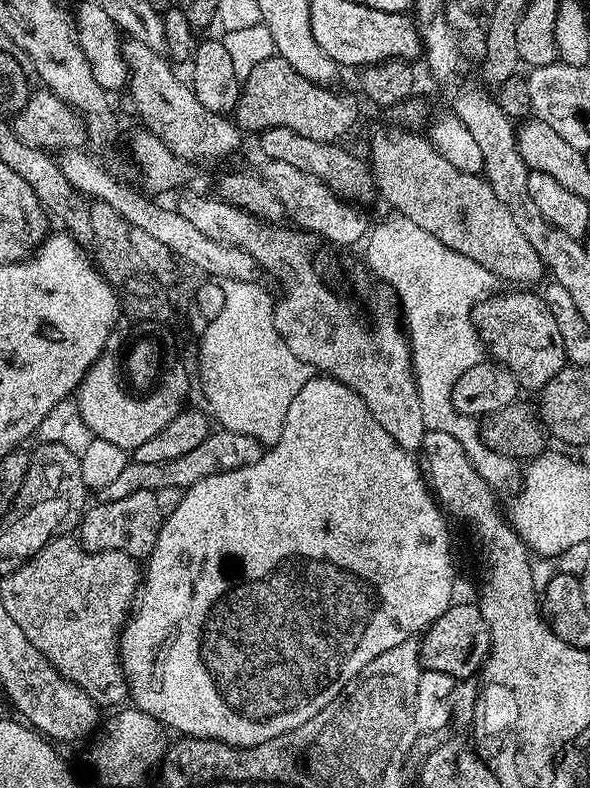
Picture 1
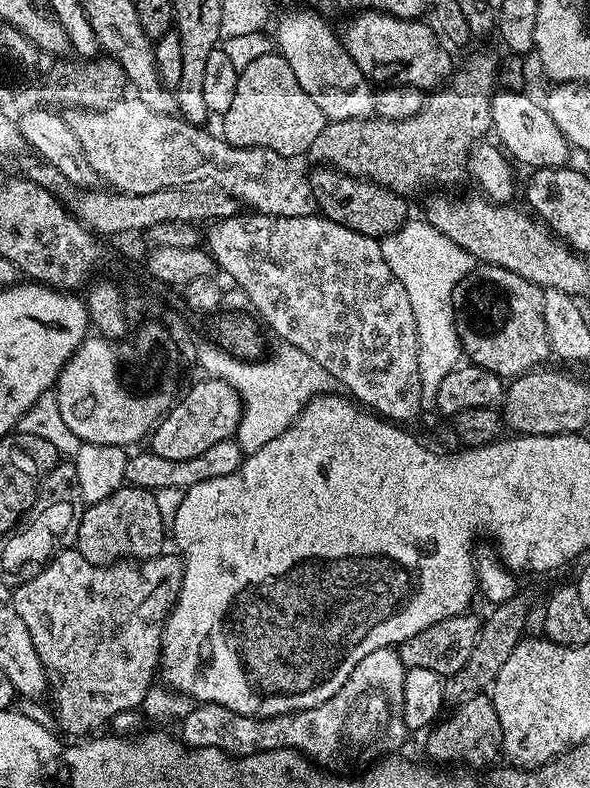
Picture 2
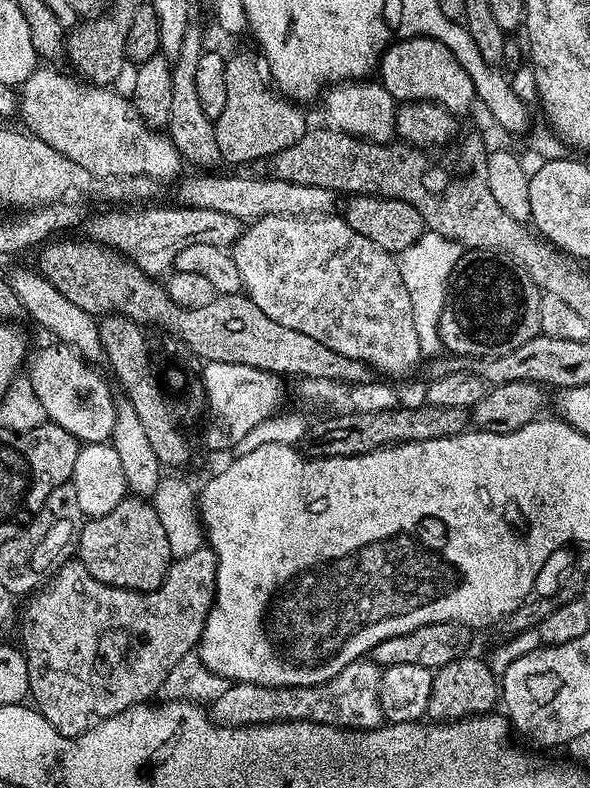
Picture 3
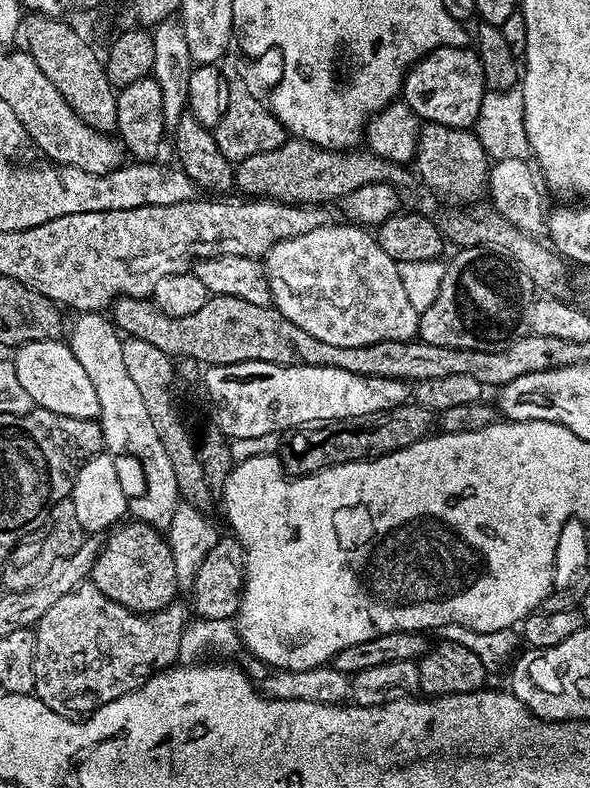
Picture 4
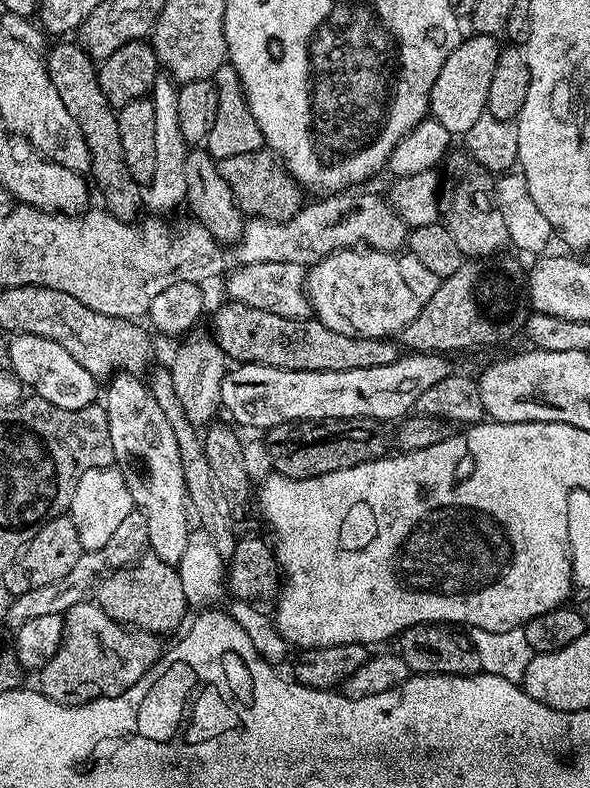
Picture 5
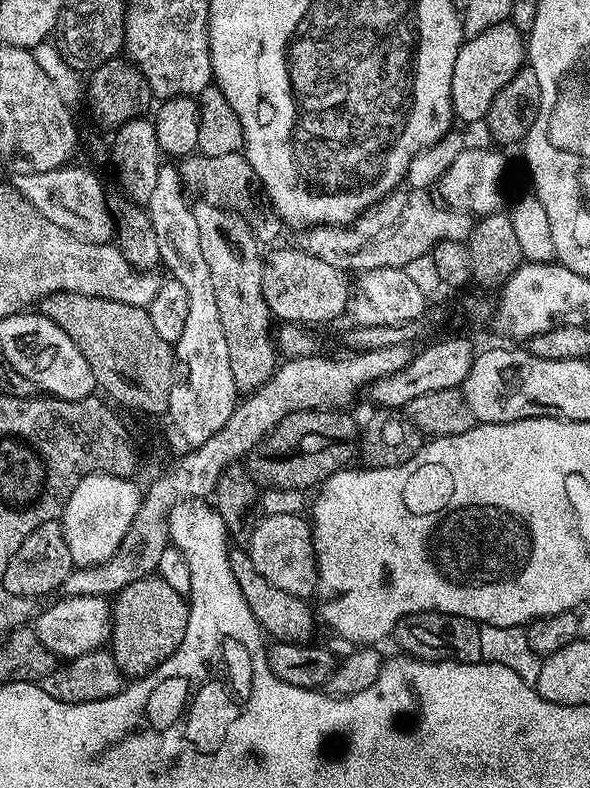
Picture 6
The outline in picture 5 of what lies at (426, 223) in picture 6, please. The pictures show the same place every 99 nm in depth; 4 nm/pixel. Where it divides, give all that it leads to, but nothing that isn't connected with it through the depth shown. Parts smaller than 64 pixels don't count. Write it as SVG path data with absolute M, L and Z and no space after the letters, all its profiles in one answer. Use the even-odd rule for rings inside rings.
M372 192L355 194L333 194L317 199L317 204L305 203L298 214L289 220L257 220L249 219L245 223L240 239L231 245L232 256L237 265L254 262L290 262L301 266L311 266L324 256L338 251L340 248L351 248L364 245L379 252L399 253L406 244L406 225L398 218L383 195L375 196Z

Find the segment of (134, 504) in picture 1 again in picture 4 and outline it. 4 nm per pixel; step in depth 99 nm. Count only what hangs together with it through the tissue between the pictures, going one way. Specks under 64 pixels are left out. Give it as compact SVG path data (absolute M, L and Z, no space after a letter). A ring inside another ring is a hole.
M129 519L127 522L113 527L107 533L106 539L103 541L103 548L92 566L90 582L98 590L102 590L102 594L106 594L106 598L118 602L118 606L126 606L132 612L157 612L170 607L177 599L179 580L178 575L174 572L174 557L165 533L134 519Z

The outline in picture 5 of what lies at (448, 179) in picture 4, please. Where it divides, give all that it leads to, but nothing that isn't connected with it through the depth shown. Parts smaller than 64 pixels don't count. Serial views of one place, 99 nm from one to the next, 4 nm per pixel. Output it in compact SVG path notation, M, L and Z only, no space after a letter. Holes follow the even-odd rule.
M467 151L455 152L446 160L448 176L452 181L449 182L448 189L446 184L438 196L438 212L442 223L450 230L454 242L458 242L458 250L462 250L465 258L487 258L503 253L503 248L507 249L509 243L506 221L489 196L494 188L493 173L488 172Z

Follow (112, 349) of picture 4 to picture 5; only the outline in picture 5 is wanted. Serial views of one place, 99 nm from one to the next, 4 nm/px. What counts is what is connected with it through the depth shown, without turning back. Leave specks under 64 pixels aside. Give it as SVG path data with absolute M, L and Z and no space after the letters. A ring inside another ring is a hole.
M116 374L111 377L108 389L102 392L102 407L108 419L110 442L114 446L117 461L125 469L128 489L132 495L132 503L144 516L147 528L147 547L151 555L166 562L167 565L178 566L191 533L190 505L186 482L183 480L182 459L178 450L177 439L170 428L165 414L162 414L158 402L151 396L147 383L136 374Z

